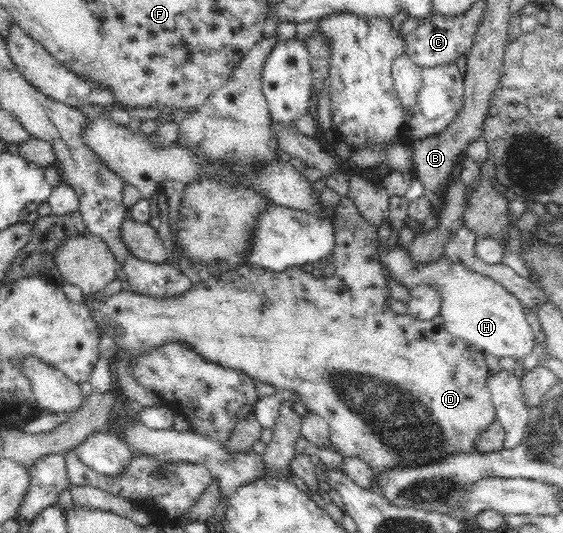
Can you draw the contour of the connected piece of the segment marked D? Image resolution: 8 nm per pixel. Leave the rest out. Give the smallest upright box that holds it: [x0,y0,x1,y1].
[85,196,496,472]

